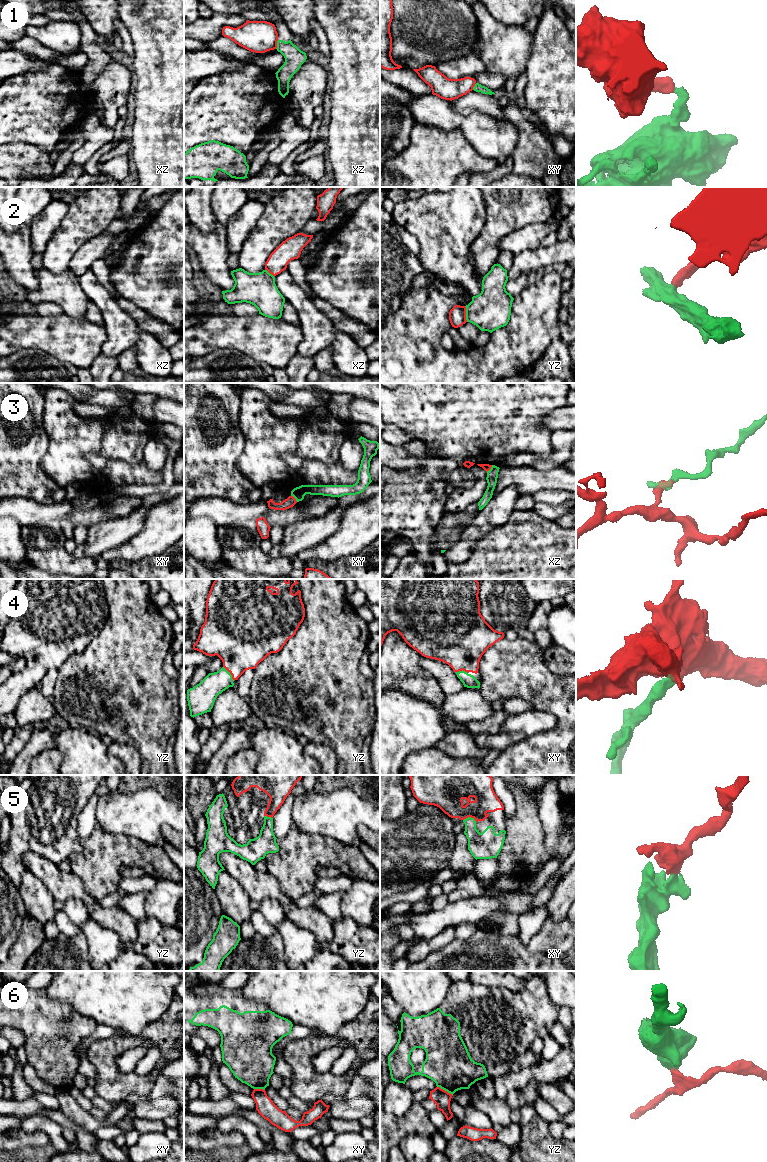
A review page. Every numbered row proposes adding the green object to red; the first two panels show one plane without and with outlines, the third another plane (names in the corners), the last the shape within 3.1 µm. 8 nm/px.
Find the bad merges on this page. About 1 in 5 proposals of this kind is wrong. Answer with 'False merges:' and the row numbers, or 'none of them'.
False merges: 1, 2, 3, 6

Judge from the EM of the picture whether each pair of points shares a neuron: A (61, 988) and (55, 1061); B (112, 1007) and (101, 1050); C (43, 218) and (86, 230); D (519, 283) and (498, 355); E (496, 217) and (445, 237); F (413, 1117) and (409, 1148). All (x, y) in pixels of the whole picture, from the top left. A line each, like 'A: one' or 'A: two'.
A: two
B: two
C: two
D: two
E: two
F: two

